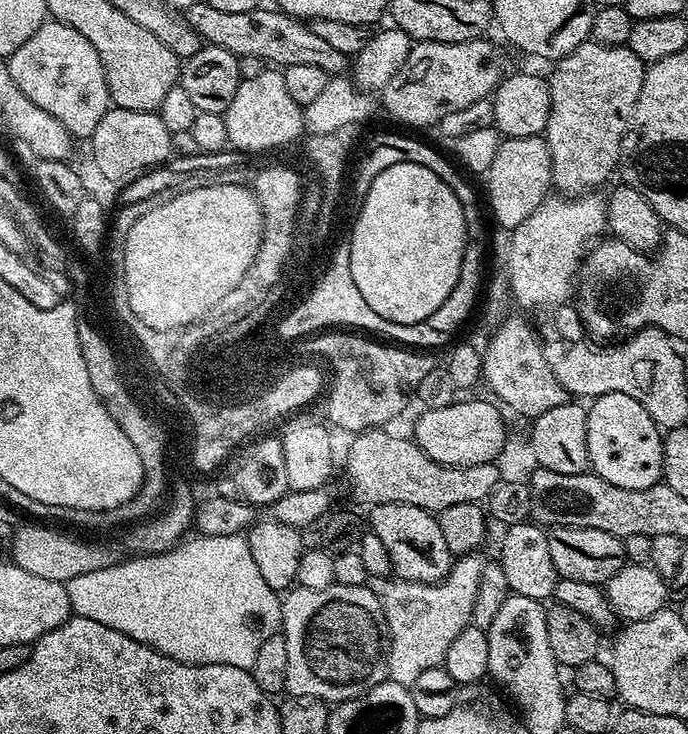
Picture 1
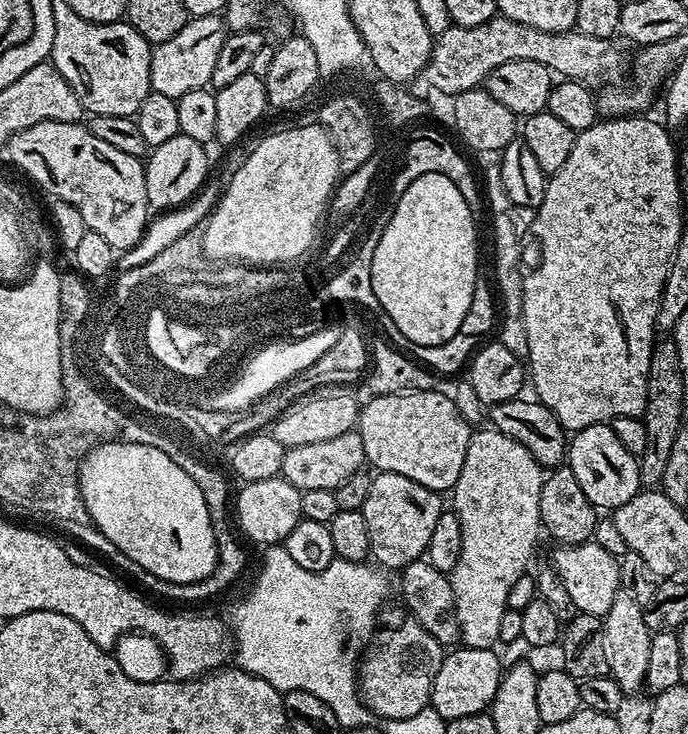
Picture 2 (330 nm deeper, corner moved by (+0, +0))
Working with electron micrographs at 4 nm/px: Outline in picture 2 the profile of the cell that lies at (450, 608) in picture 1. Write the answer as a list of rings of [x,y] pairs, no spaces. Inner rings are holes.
[[[491,426],[473,431],[462,474],[458,474],[458,482],[450,490],[450,508],[462,526],[462,554],[458,554],[458,566],[454,566],[450,579],[456,599],[460,639],[465,648],[495,649],[500,644],[498,629],[502,623],[502,614],[509,608],[510,586],[514,586],[514,582],[518,582],[518,578],[529,571],[533,563],[532,551],[542,537],[540,499],[545,475],[545,469],[540,467],[534,454],[522,446],[522,442],[514,442],[514,438],[497,432]]]

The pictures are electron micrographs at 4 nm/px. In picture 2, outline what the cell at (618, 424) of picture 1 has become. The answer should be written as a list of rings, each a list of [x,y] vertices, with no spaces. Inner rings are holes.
[[[611,423],[591,424],[582,430],[571,433],[566,444],[566,466],[574,470],[574,478],[578,478],[578,486],[582,486],[582,494],[590,498],[597,510],[614,510],[641,491],[640,461],[614,435]]]

